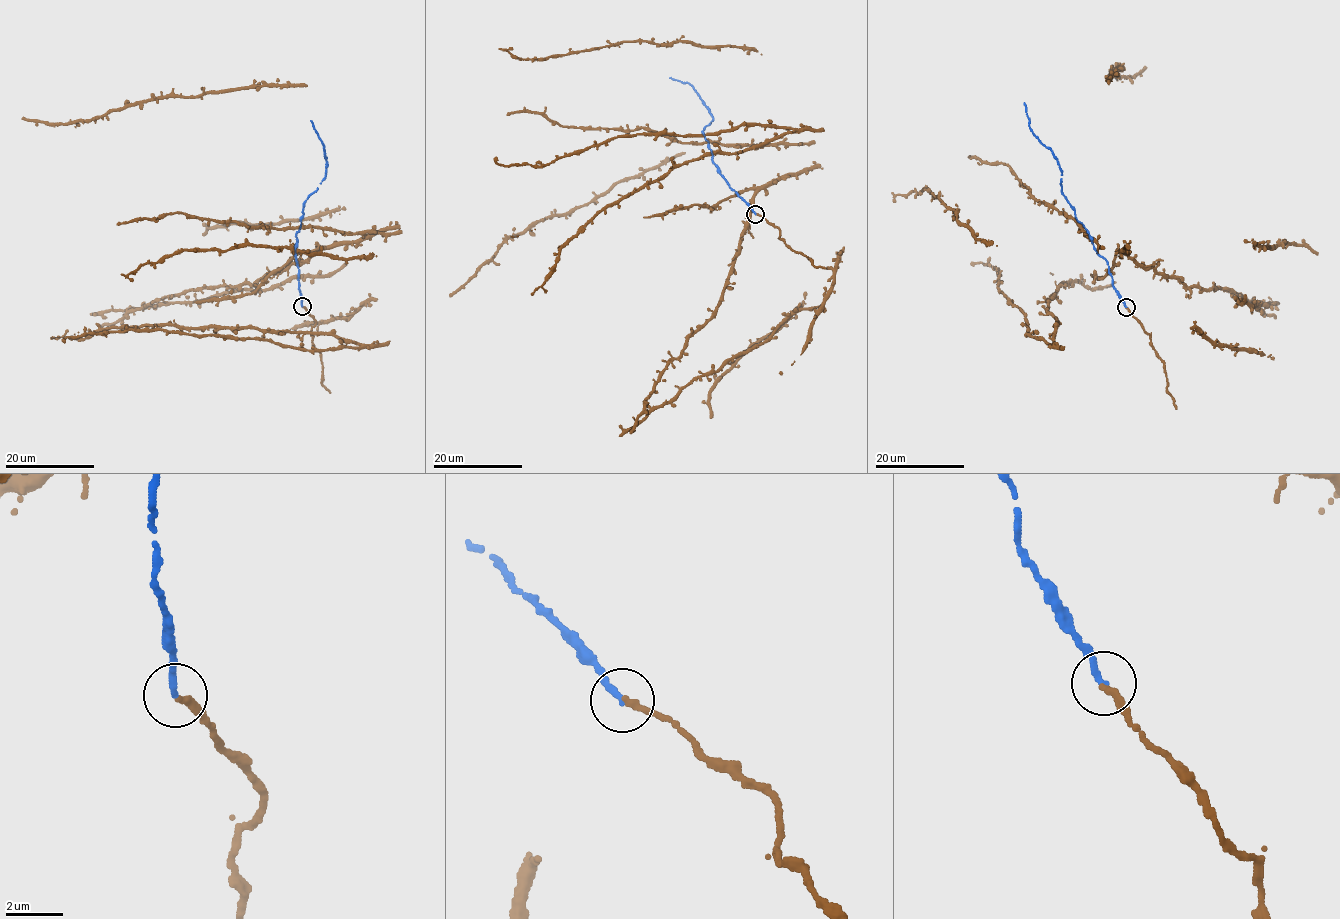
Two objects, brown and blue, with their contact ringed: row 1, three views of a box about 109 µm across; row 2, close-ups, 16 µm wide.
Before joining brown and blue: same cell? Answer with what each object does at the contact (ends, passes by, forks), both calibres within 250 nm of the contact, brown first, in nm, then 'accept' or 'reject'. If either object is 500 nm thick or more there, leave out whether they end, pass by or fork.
brown ends; blue ends; calibres 280 and 240 nm; accept

